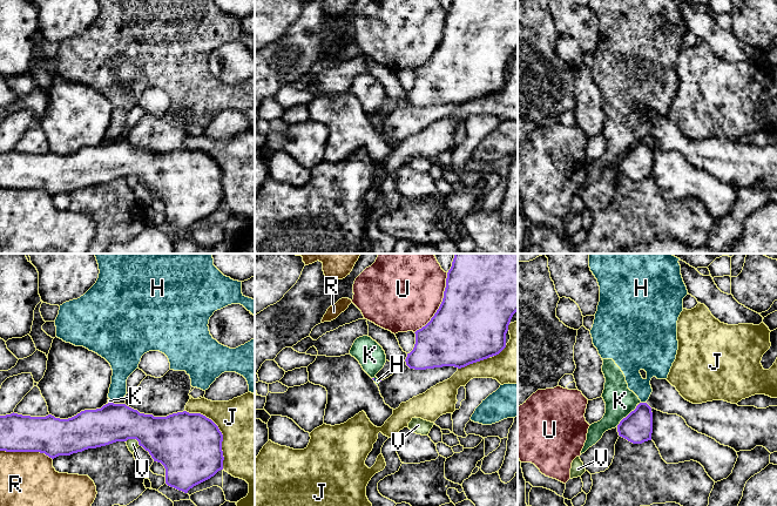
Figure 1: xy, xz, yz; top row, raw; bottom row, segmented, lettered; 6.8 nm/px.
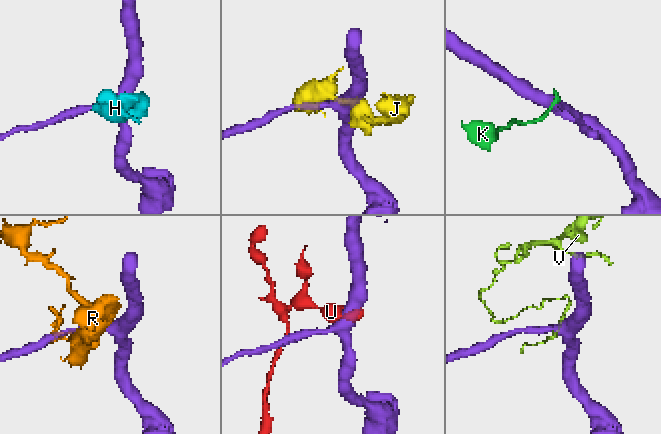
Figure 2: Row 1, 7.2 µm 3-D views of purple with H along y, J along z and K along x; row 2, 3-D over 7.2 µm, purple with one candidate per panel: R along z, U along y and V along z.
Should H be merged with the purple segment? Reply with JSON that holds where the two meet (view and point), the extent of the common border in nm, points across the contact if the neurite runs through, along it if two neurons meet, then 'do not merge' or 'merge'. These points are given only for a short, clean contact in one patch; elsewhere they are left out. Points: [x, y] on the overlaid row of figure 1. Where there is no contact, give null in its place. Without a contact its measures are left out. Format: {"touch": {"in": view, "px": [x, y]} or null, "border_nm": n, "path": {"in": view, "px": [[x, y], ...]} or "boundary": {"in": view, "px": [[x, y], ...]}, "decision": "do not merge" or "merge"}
{"touch": {"in": "yz", "px": [643, 403]}, "border_nm": 40, "boundary": {"in": "yz", "px": [[641, 402], [646, 403]]}, "decision": "do not merge"}

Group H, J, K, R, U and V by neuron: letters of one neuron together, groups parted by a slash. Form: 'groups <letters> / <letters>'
groups H K / J / R / U / V

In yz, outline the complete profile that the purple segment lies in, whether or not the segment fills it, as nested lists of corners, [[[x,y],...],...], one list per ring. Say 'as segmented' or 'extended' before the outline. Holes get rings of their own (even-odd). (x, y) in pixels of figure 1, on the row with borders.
as segmented | [[[640,403],[634,411],[617,425],[619,436],[633,444],[651,440],[653,412],[647,403]]]

